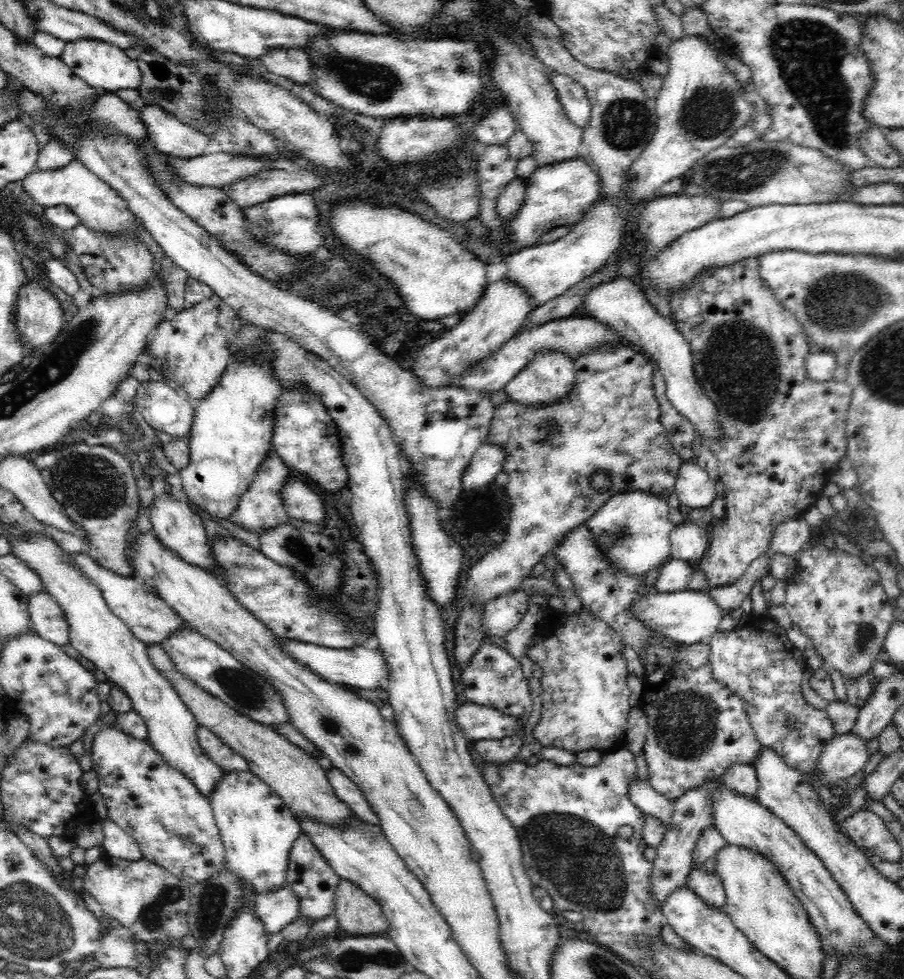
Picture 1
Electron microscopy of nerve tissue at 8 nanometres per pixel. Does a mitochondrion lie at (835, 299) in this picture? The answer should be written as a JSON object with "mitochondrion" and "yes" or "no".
{"mitochondrion":"yes"}

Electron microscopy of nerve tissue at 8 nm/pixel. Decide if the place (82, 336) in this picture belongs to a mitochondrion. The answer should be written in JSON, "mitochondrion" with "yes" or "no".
{"mitochondrion":"yes"}

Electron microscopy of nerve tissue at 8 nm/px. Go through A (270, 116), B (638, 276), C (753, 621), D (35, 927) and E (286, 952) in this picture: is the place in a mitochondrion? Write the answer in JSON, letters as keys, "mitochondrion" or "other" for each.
{"A":"other","B":"other","C":"other","D":"mitochondrion","E":"other"}

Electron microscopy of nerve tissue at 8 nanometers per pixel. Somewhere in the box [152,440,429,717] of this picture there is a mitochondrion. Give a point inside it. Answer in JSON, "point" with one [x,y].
{"point":[247,691]}

